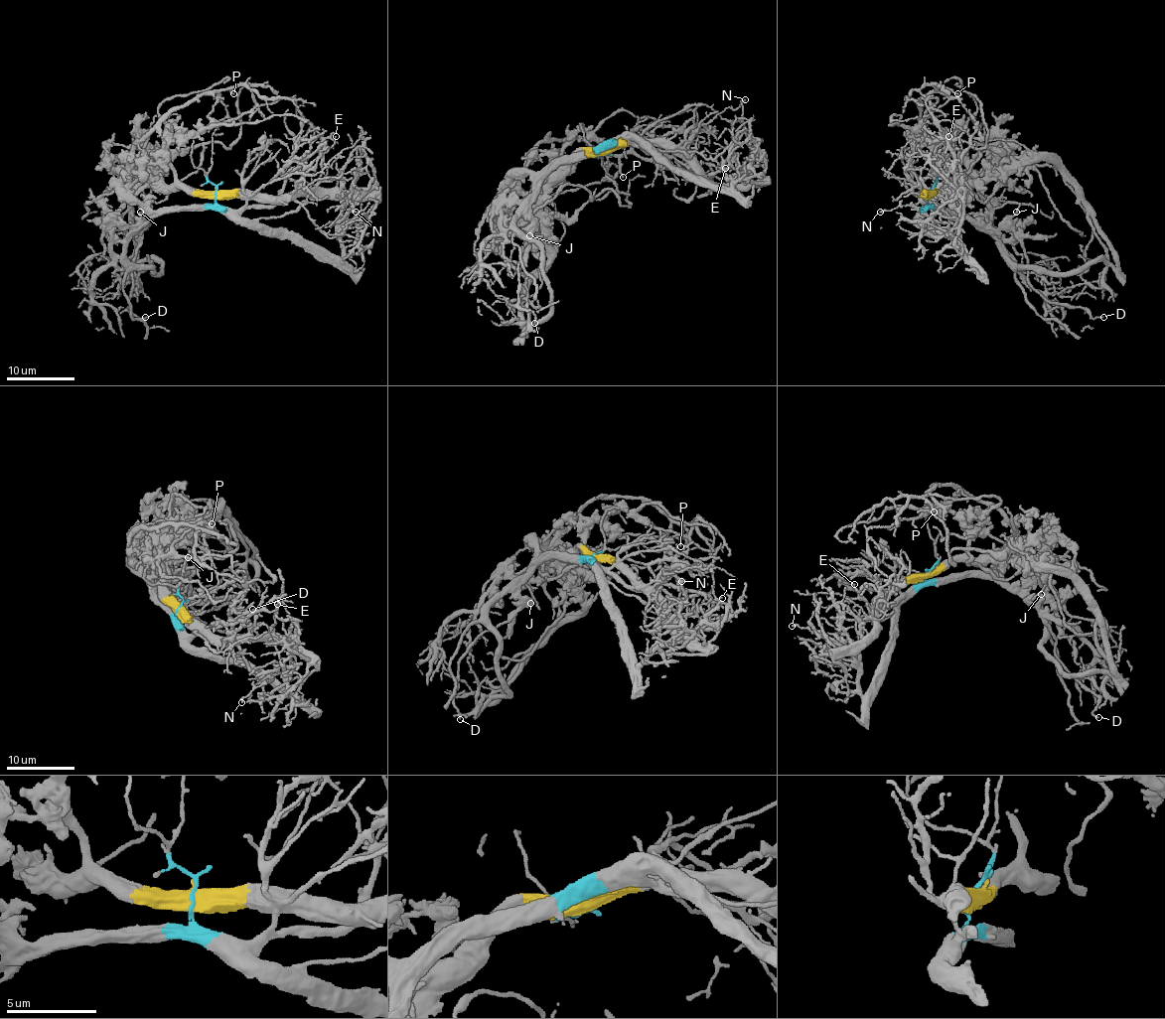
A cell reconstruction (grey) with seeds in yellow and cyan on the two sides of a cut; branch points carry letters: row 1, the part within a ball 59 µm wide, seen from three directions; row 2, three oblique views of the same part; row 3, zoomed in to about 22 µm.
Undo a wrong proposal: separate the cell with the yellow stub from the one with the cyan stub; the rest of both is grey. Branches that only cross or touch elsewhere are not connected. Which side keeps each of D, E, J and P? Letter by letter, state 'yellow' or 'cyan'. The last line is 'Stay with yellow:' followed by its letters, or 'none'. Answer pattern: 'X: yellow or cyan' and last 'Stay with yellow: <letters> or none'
D: cyan
E: cyan
J: cyan
P: cyan
Stay with yellow: none

